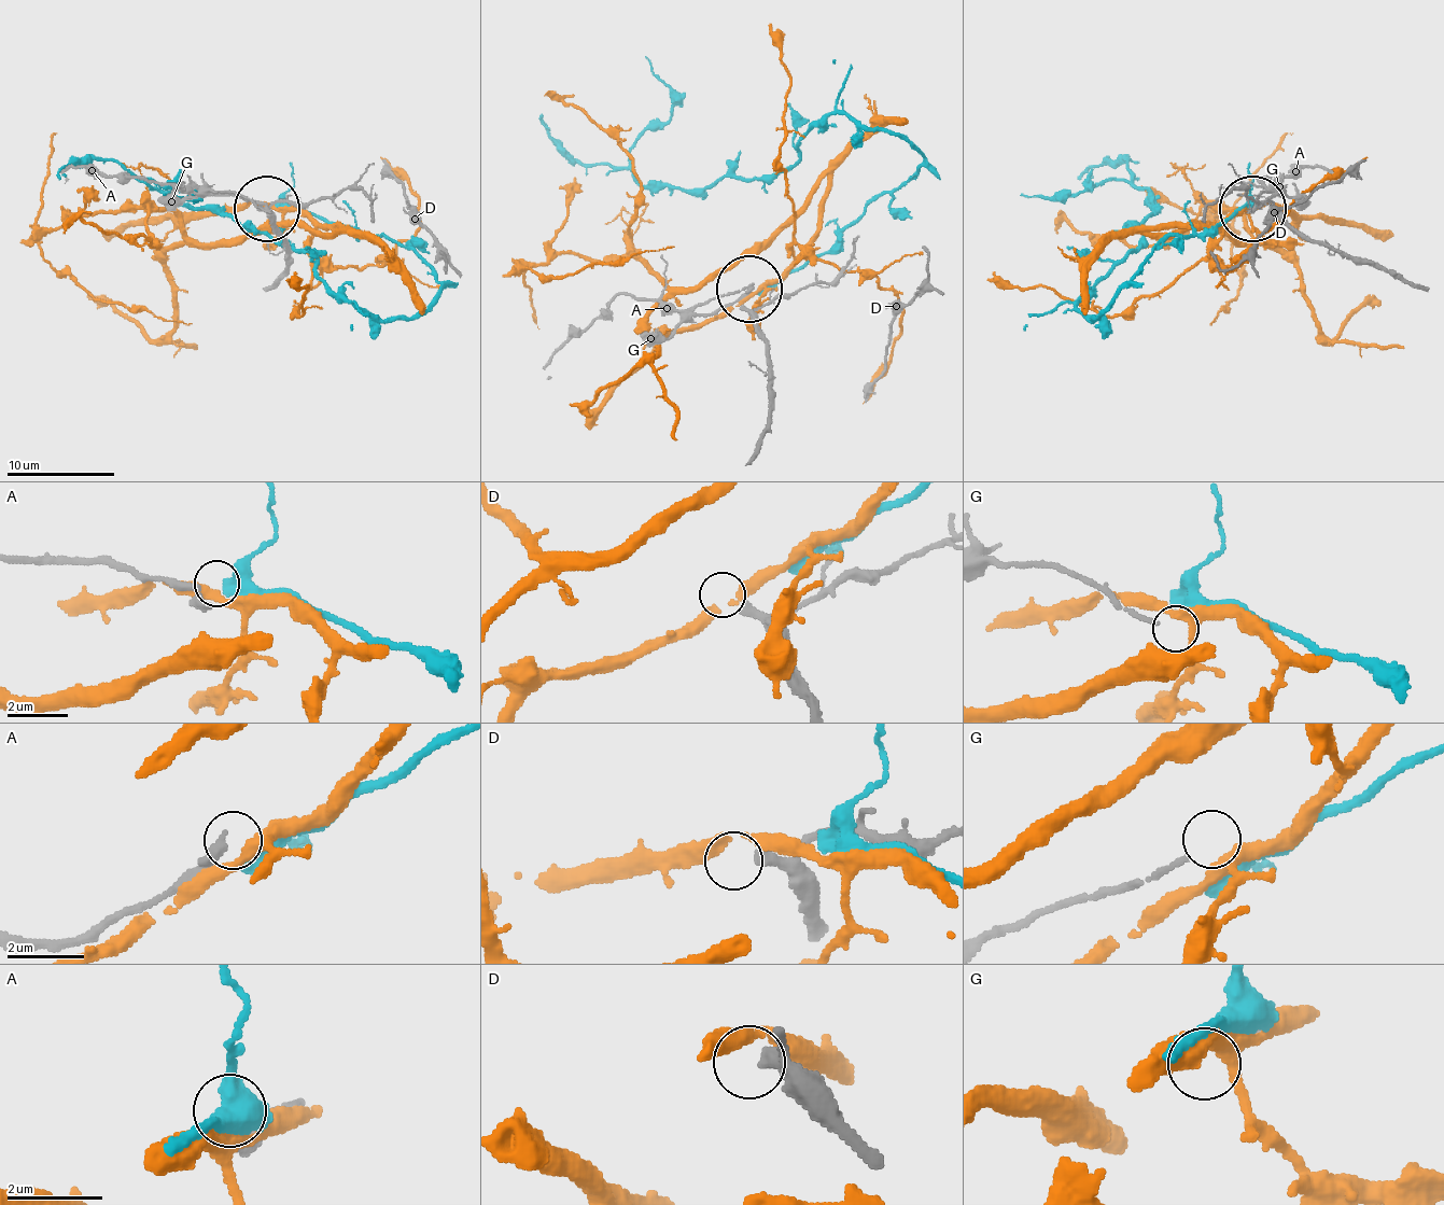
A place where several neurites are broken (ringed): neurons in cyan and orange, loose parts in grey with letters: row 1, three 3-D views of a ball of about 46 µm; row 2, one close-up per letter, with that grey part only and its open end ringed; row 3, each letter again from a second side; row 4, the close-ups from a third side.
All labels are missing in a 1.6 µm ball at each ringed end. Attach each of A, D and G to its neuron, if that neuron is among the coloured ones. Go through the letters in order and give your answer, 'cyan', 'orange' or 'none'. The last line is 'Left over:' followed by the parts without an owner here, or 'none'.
A: cyan
D: none
G: none
Left over: D, G

